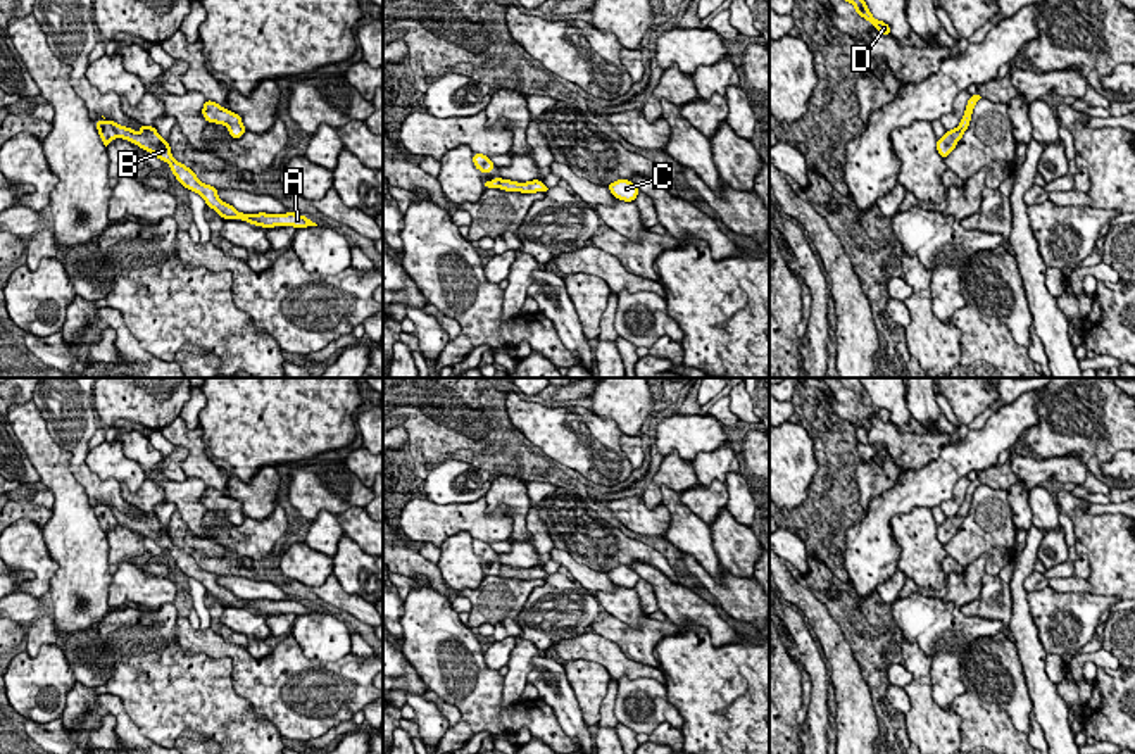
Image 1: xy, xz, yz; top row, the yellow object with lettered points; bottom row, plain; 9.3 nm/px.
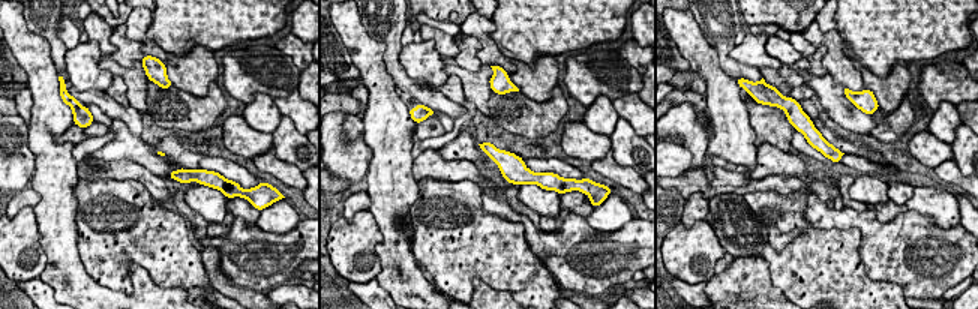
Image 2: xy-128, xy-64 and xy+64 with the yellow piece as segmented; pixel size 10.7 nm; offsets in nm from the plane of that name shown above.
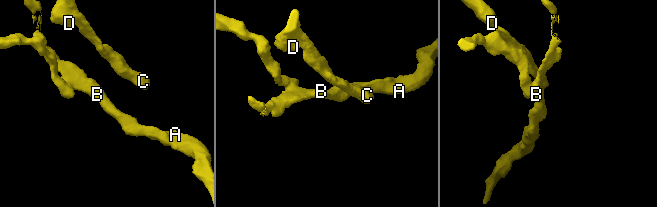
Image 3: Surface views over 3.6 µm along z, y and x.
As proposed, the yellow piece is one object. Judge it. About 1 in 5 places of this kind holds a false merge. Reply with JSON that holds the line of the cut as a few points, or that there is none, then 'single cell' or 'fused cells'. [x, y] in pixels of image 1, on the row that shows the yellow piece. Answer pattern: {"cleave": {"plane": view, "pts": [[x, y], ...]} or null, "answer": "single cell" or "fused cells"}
{"cleave": {"plane": "xy", "pts": [[107, 121], [118, 135]]}, "answer": "fused cells"}

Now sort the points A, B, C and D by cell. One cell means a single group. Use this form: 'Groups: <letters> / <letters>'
Groups: A B / C D

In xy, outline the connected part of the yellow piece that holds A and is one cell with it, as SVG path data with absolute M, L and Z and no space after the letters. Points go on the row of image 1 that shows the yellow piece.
M109 119L112 128L116 129L117 136L122 140L128 140L140 148L152 152L157 159L164 160L169 164L171 173L176 176L176 179L188 188L190 192L198 193L205 204L216 210L224 221L226 219L241 219L247 221L254 226L262 226L262 228L274 228L274 226L293 226L293 228L309 228L309 226L317 226L312 223L309 217L300 216L297 212L286 212L286 214L243 214L238 212L231 204L223 202L217 197L217 188L202 183L197 174L186 167L185 164L178 162L172 154L169 141L166 141L155 129L155 126L143 126L140 124L138 128L141 129L136 133L131 128L121 126Z

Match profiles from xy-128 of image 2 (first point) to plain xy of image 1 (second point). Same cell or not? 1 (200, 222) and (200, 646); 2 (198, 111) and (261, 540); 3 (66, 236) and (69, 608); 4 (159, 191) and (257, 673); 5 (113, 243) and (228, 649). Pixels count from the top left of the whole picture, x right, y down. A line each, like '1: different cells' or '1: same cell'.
1: different cells
2: same cell
3: same cell
4: different cells
5: different cells

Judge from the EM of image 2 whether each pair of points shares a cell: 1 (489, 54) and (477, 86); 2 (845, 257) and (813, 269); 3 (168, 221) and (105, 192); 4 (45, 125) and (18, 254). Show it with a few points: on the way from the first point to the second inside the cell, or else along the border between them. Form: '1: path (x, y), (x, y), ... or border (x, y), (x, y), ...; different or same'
1: border (482, 63), (489, 66); different
2: path (837, 257), (821, 267); same
3: path (153, 221), (132, 219), (120, 207); same
4: border (32, 207), (41, 242); different

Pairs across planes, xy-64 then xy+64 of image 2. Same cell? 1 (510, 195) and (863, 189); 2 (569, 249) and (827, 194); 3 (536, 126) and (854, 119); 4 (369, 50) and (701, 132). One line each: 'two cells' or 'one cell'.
1: two cells
2: two cells
3: two cells
4: two cells

